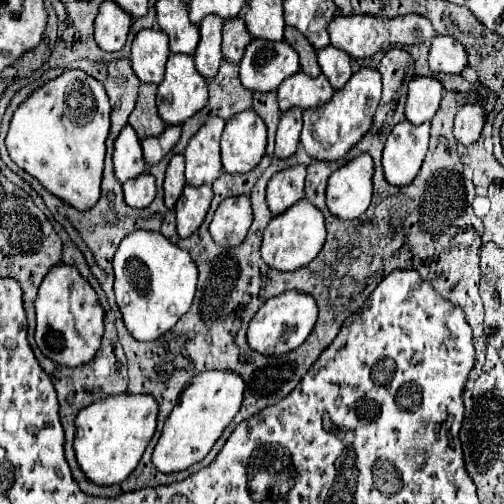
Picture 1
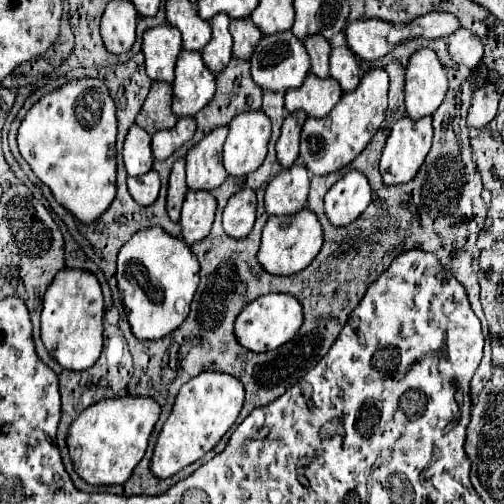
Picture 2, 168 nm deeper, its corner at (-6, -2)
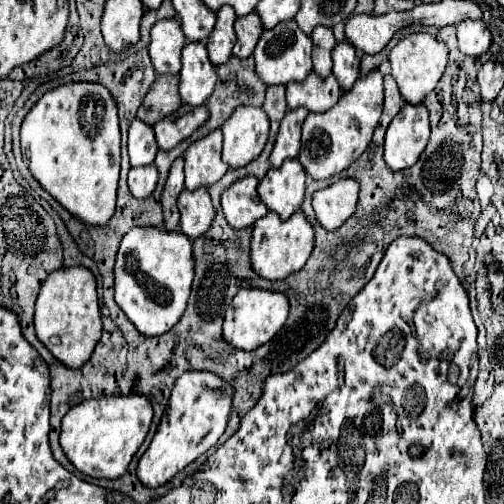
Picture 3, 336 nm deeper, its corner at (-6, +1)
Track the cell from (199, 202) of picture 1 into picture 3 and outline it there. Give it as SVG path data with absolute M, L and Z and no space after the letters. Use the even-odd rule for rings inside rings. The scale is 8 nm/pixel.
M200 187L196 191L184 189L178 197L178 209L180 209L180 229L190 239L204 235L214 219L212 199L206 187Z

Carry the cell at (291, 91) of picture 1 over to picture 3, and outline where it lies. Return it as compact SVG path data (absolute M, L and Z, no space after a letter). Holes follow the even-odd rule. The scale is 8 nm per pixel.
M314 71L304 81L286 85L286 101L290 109L306 107L308 111L324 113L332 105L336 105L340 95L342 95L342 89L334 75L328 75L322 79Z

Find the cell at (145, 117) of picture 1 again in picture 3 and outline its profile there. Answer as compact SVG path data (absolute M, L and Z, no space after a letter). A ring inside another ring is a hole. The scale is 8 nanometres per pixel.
M158 75L138 109L138 119L146 125L154 125L160 119L172 115L180 105L182 101L178 95L178 77Z

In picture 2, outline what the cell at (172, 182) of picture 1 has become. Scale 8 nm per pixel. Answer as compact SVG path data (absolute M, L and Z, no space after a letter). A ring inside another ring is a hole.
M184 158L176 160L174 168L172 168L172 174L170 174L170 186L168 186L168 216L172 222L178 222L180 220L180 208L182 208L182 202L186 198L186 192L188 192L188 186L186 186L186 172L184 172Z

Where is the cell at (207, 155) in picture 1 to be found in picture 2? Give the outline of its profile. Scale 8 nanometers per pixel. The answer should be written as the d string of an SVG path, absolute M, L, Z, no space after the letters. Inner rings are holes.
M226 126L216 128L186 154L186 180L188 180L190 190L214 190L226 180L228 172L222 164L222 144L224 144L226 136L228 136Z

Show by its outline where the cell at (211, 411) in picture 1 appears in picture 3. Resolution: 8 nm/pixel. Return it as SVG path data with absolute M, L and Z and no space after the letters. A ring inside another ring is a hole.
M186 371L174 383L160 427L138 463L138 479L146 487L160 487L194 459L198 459L202 453L206 453L212 445L216 445L230 417L232 397L234 389L222 377L208 371Z

